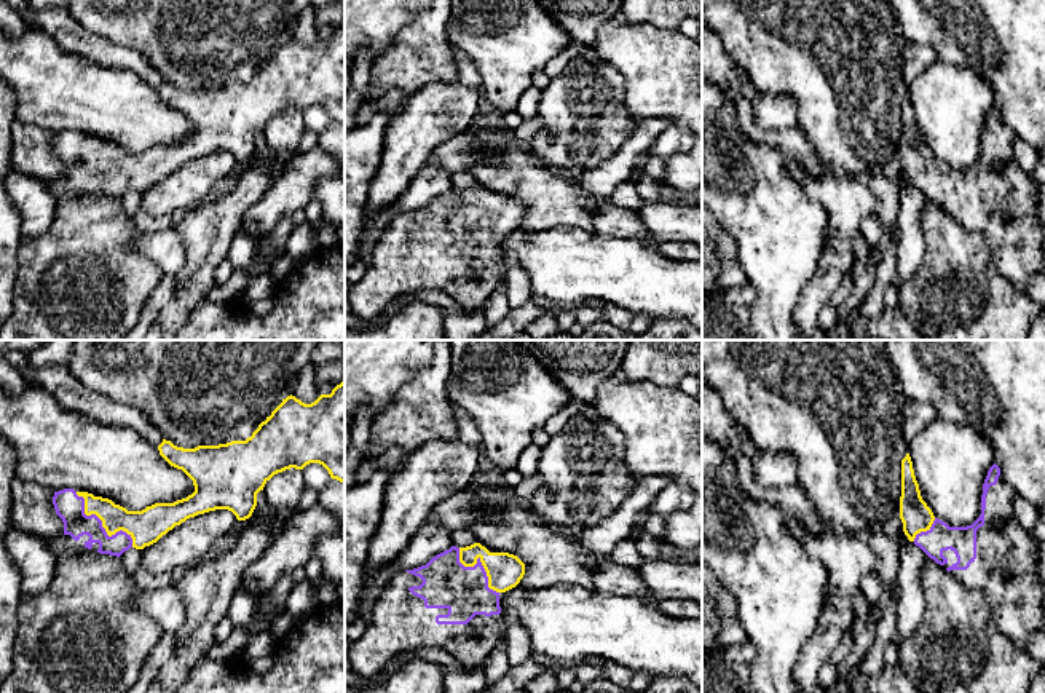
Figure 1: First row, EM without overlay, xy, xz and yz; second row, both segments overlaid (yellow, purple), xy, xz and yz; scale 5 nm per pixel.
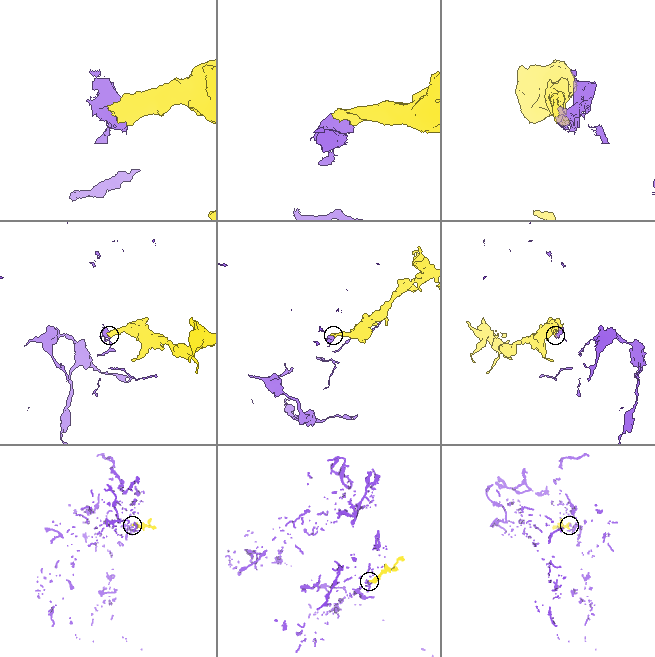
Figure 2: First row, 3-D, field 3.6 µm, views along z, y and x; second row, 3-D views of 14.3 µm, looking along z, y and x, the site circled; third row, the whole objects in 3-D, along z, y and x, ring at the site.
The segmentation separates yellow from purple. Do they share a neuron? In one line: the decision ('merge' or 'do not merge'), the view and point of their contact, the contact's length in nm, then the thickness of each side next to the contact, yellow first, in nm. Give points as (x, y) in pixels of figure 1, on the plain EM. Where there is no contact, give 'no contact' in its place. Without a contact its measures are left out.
merge; meets yellow in xy at (102, 166); contact 400 nm long; 180 nm thick on the yellow side, 150 nm on the other

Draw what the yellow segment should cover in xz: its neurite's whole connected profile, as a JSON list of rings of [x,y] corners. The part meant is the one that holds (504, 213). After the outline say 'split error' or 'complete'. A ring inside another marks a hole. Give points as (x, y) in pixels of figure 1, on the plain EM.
[[[480,185],[452,188],[426,208],[405,212],[388,225],[377,241],[365,276],[351,284],[349,307],[361,319],[373,319],[397,295],[437,289],[456,300],[466,313],[477,313],[506,275],[499,236],[515,230],[525,206],[509,195],[490,195]]]; split error

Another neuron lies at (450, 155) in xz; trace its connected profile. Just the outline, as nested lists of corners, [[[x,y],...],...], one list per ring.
[[[455,137],[440,144],[428,163],[434,163],[450,174],[467,172],[475,163],[475,155],[463,148],[463,137]]]

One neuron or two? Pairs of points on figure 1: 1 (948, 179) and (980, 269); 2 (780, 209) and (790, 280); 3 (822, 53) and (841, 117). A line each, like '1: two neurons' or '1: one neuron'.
1: two neurons
2: one neuron
3: one neuron

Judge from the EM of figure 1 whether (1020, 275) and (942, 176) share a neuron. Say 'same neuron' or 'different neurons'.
same neuron

